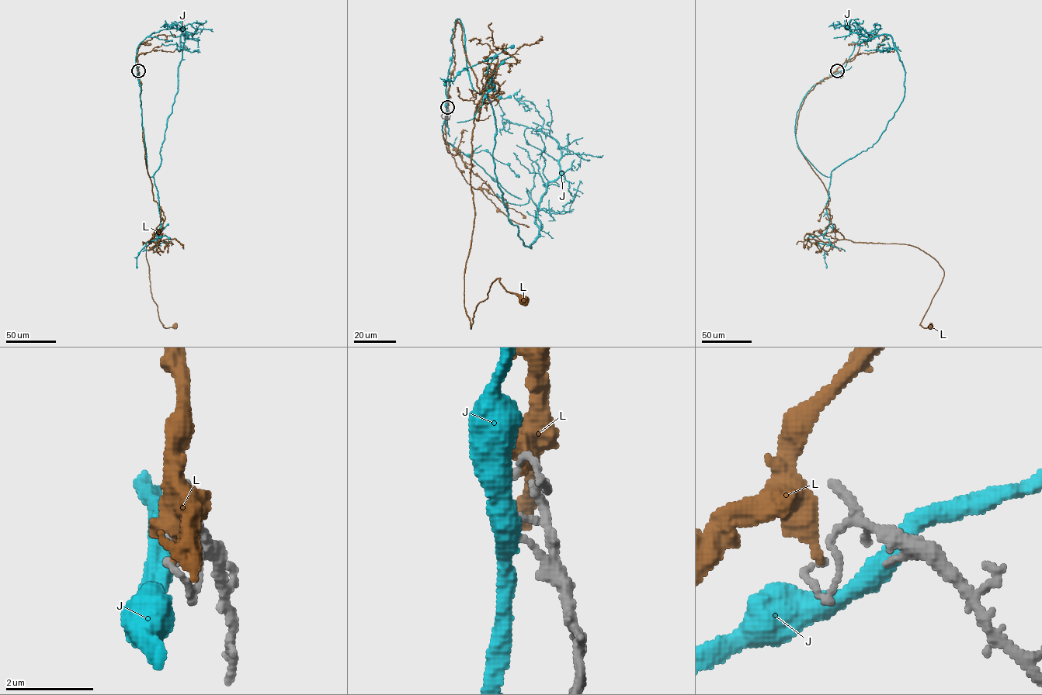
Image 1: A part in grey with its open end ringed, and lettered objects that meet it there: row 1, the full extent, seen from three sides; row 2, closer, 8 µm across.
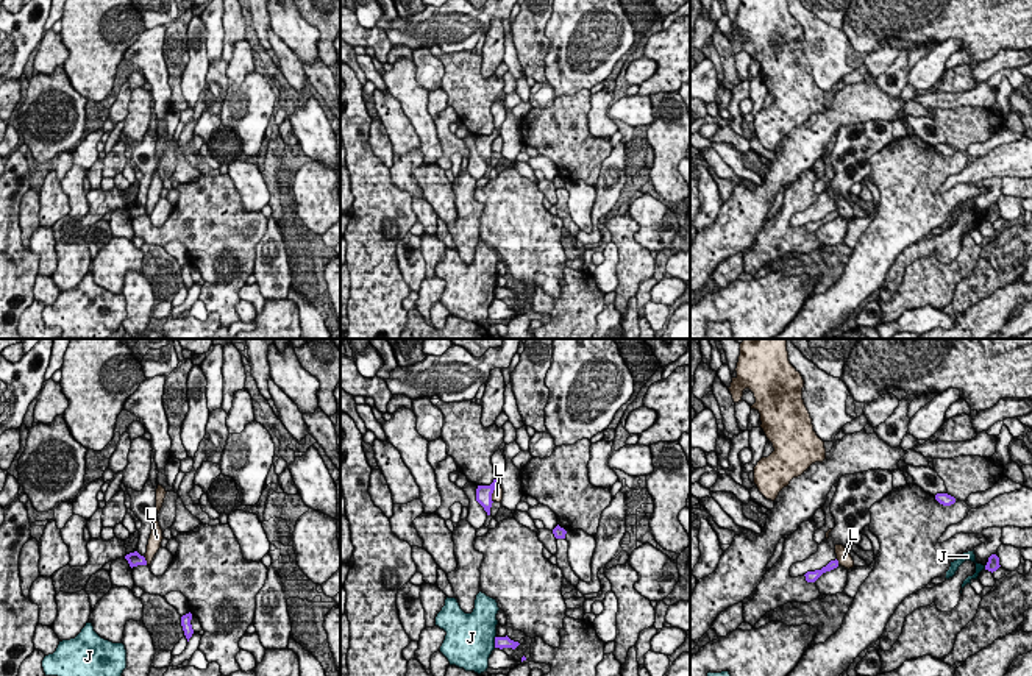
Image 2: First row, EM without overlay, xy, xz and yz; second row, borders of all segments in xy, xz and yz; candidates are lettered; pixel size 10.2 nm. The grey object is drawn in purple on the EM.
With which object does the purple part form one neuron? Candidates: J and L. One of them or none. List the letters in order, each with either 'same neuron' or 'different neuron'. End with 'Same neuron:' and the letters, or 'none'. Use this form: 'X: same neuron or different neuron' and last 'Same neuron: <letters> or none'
J: different neuron
L: different neuron
Same neuron: none

